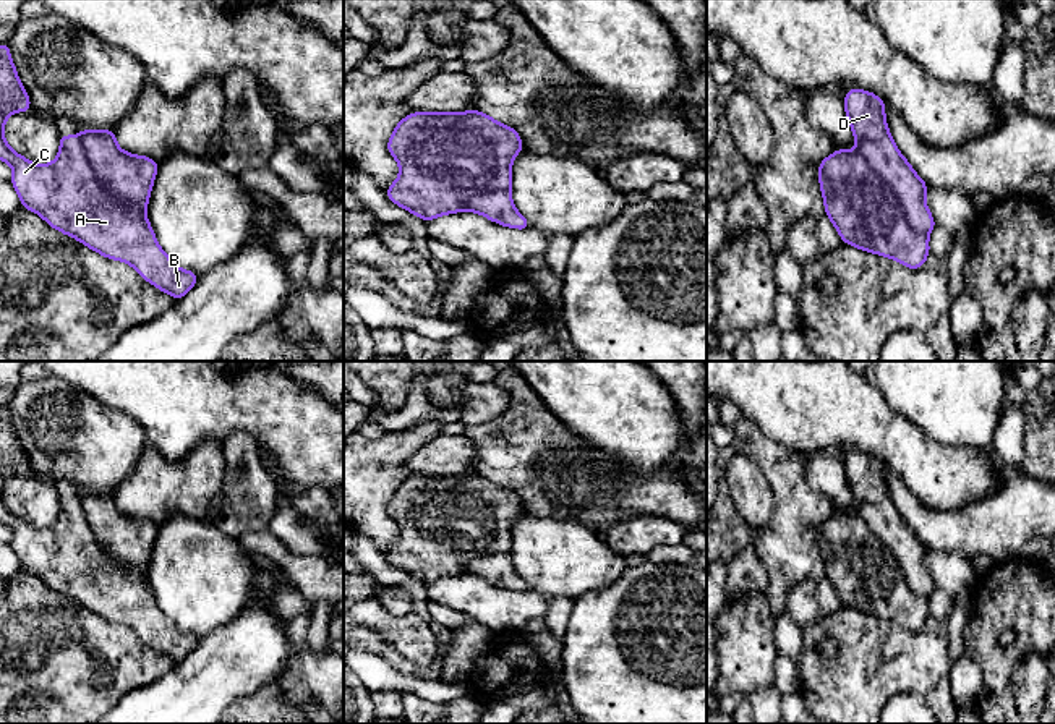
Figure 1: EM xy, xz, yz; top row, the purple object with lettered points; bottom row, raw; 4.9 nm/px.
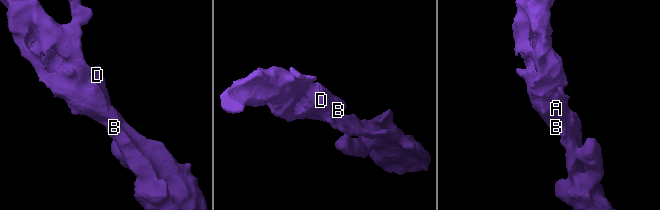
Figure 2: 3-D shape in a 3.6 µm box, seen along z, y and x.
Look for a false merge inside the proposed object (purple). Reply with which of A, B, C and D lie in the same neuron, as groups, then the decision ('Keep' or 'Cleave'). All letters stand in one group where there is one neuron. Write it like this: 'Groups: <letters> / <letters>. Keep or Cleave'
Groups: A B C / D. Cleave

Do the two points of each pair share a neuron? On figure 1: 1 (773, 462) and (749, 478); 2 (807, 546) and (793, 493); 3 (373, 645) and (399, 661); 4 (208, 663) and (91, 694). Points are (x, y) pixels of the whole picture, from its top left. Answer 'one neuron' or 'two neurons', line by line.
1: two neurons
2: one neuron
3: one neuron
4: two neurons

